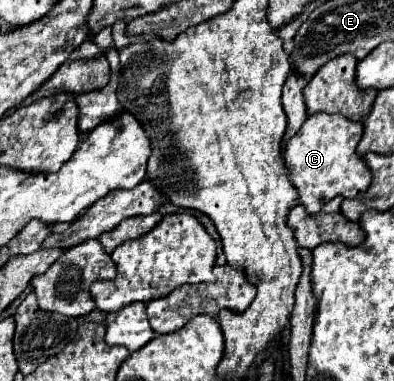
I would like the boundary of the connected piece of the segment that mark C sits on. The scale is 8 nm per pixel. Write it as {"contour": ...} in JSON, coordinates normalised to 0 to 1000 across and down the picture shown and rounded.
{"contour":[[[802,297],[787,302],[761,344],[726,375],[721,417],[741,454],[741,480],[761,507],[761,533],[782,559],[807,559],[853,512],[873,522],[914,517],[939,486],[939,444],[904,402],[904,381],[919,365],[919,323],[883,318],[868,302]]]}

